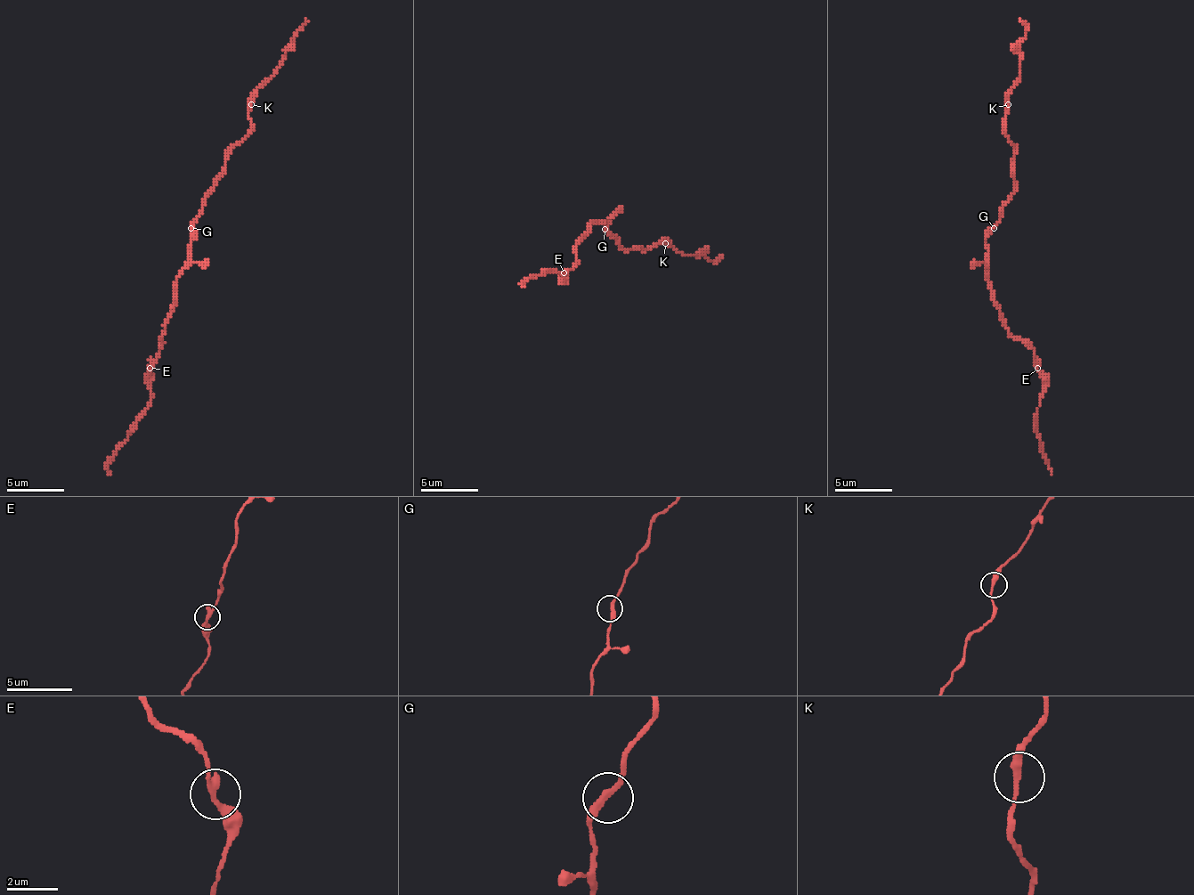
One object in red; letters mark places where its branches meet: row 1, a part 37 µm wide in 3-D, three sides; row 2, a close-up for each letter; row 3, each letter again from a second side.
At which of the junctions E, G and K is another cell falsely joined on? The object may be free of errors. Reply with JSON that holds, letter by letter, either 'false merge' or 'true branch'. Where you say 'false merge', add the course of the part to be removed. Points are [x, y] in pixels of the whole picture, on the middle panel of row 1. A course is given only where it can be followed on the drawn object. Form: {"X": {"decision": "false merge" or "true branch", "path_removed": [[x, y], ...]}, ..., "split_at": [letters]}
{"E": {"decision": "true branch"}, "G": {"decision": "true branch"}, "K": {"decision": "true branch"}, "split_at": []}

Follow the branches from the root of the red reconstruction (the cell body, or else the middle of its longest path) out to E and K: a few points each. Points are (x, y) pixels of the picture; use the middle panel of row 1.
E: (602, 223), (590, 223), (576, 247), (576, 266), (564, 272)
K: (602, 223), (605, 221), (605, 229), (625, 249), (651, 249), (662, 240), (665, 243)

